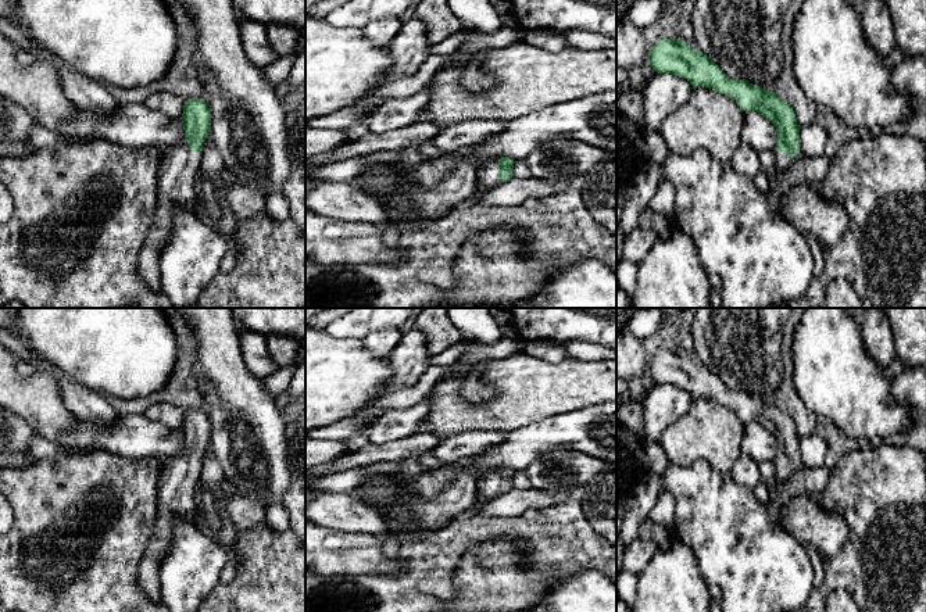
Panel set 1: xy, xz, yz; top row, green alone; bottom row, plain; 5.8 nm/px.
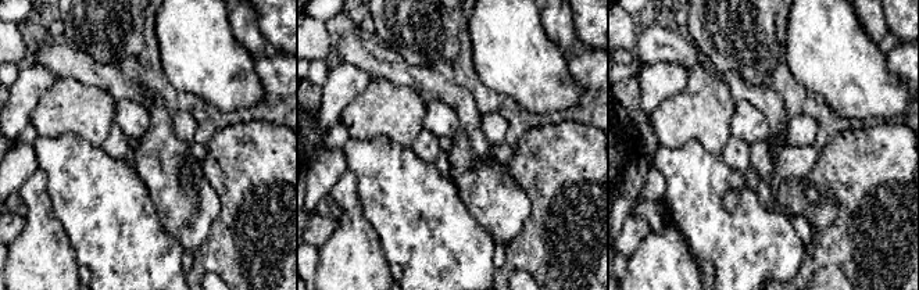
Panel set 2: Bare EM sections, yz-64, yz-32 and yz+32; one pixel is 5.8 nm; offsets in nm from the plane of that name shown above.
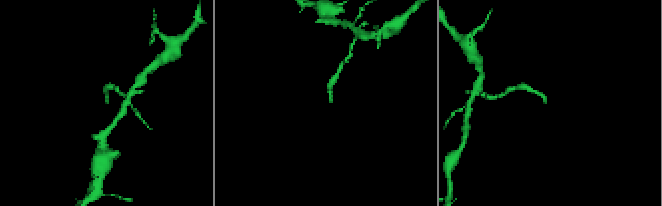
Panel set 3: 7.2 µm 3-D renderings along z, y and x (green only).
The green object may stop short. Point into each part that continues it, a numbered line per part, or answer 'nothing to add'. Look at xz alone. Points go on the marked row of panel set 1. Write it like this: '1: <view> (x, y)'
1: xz (487, 174)

